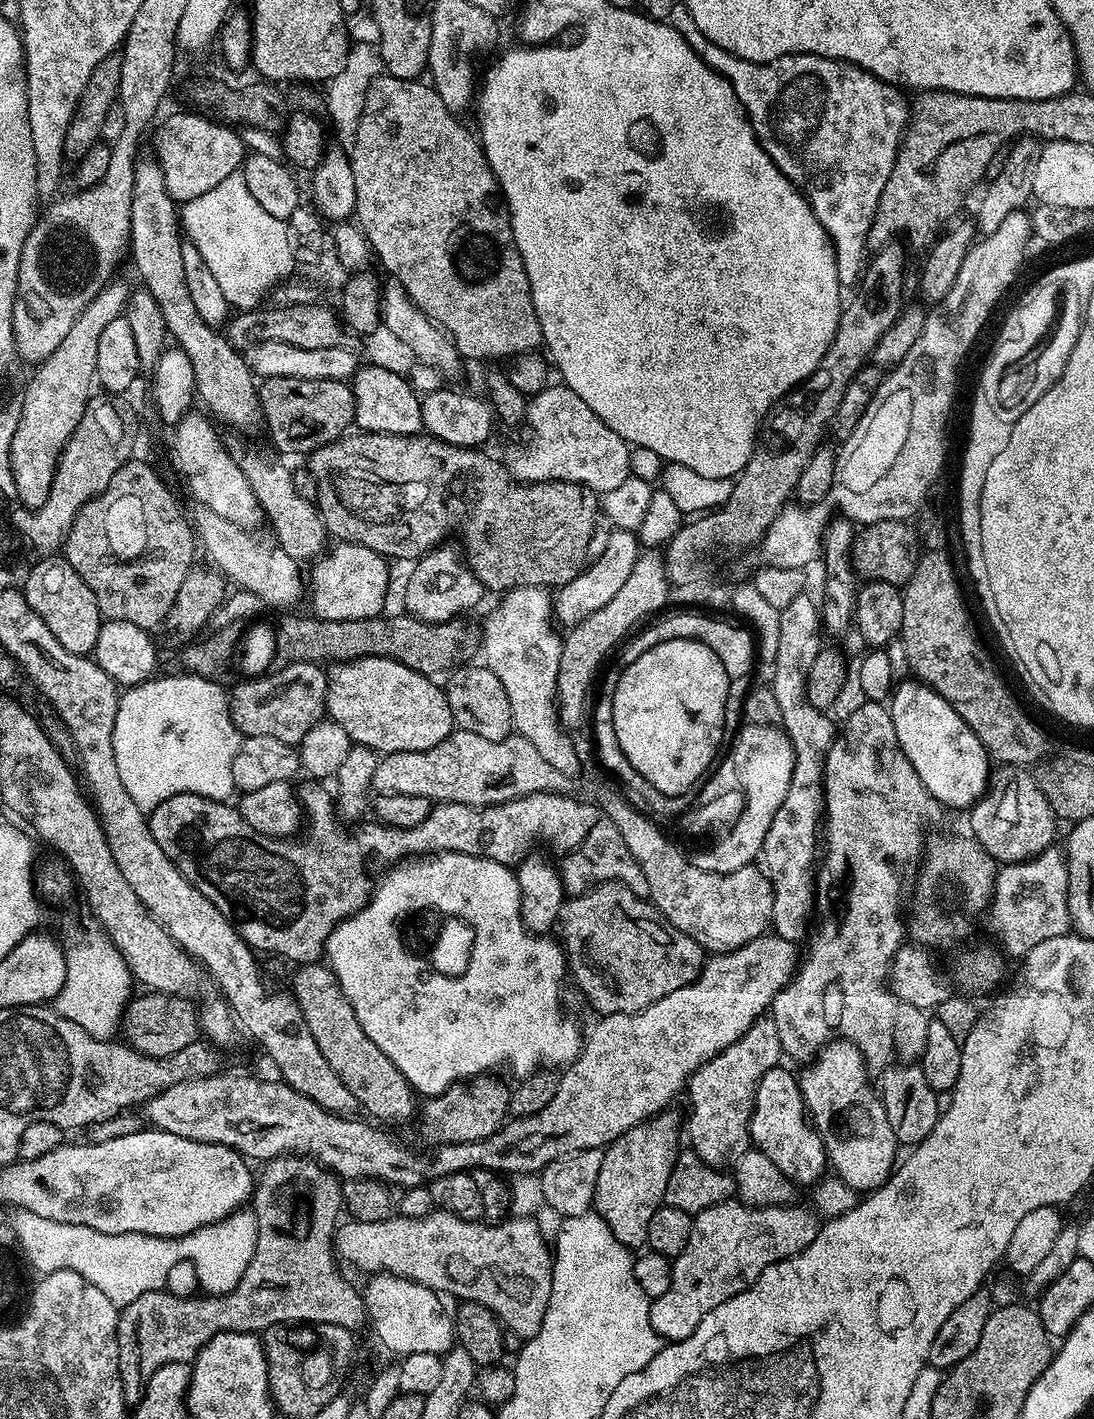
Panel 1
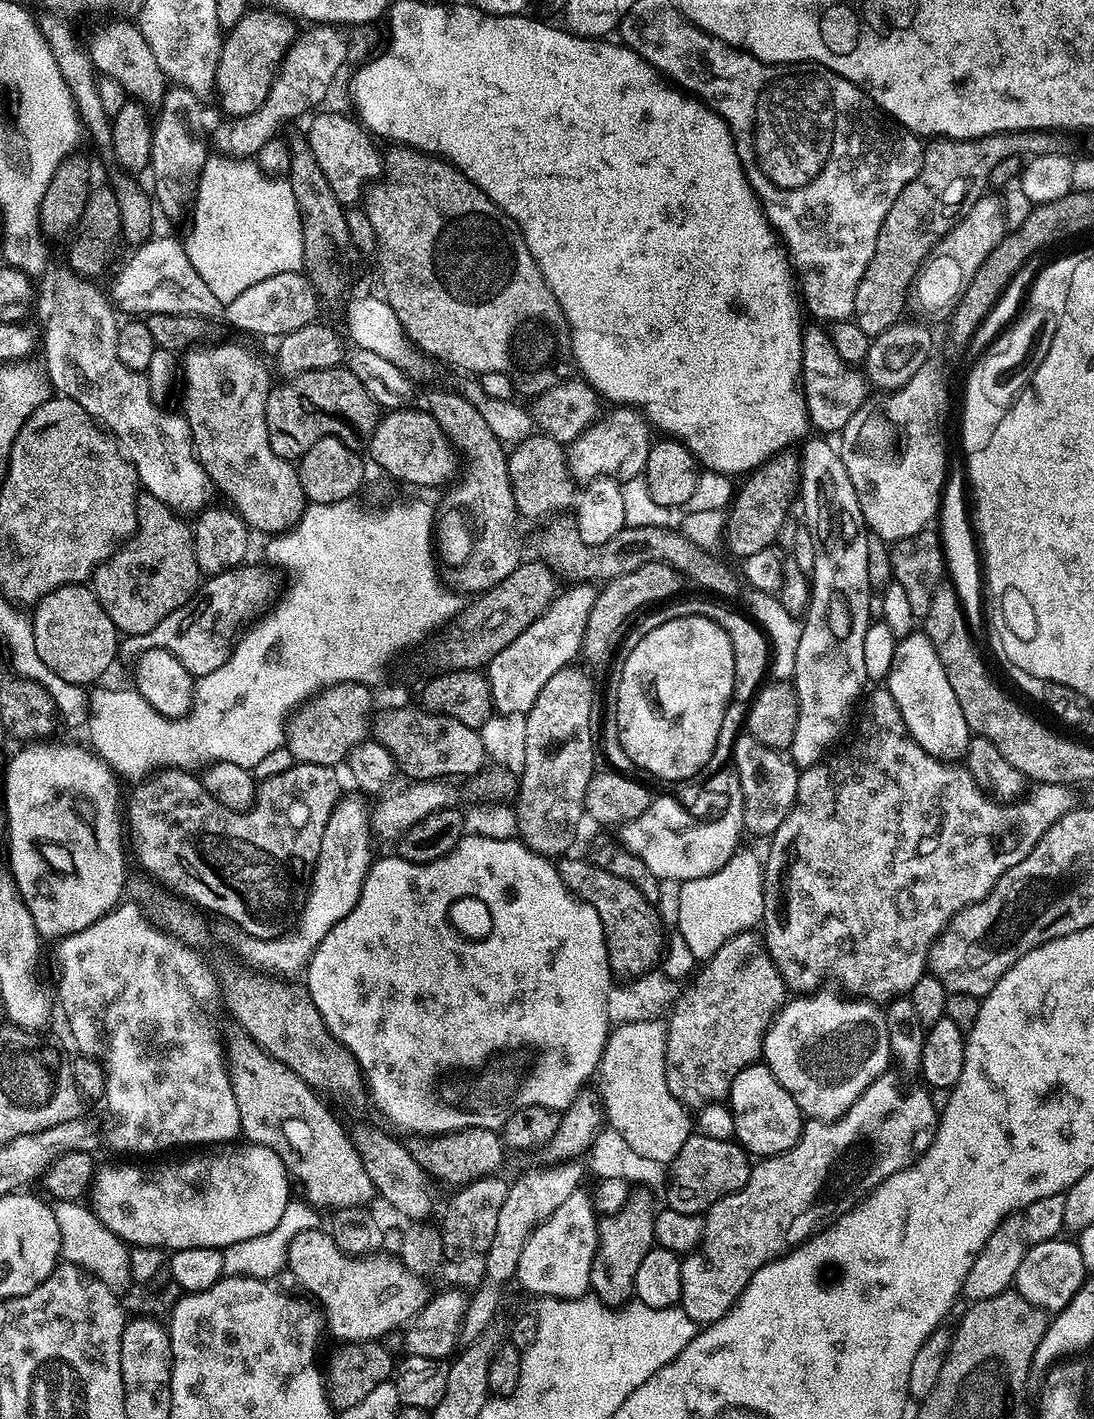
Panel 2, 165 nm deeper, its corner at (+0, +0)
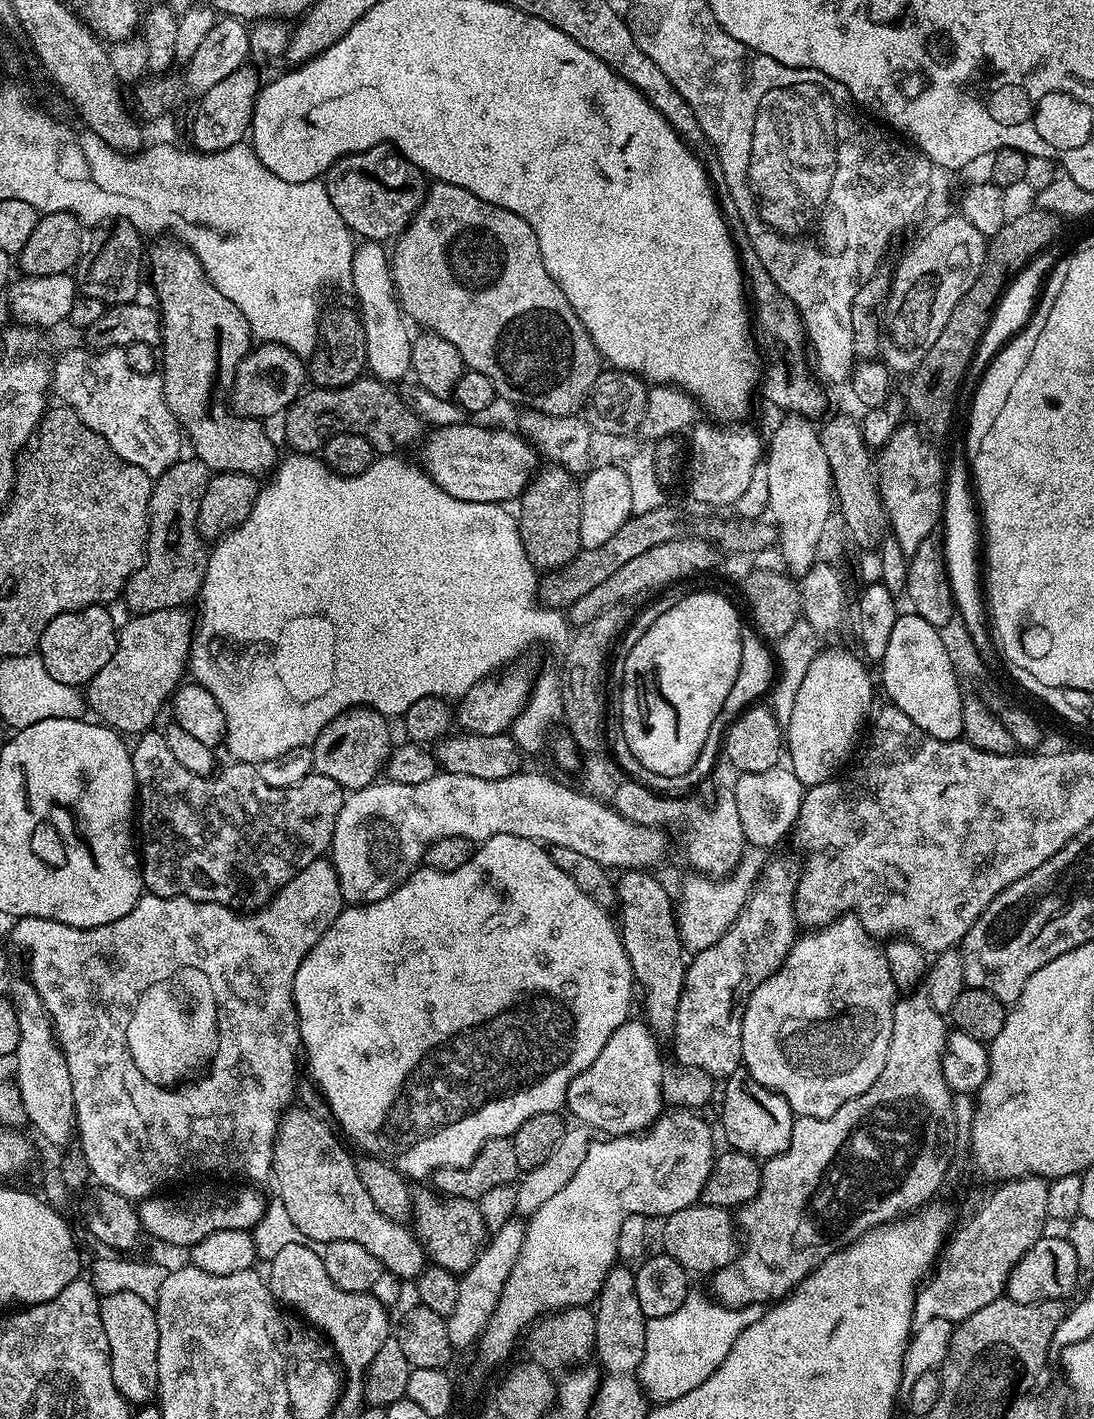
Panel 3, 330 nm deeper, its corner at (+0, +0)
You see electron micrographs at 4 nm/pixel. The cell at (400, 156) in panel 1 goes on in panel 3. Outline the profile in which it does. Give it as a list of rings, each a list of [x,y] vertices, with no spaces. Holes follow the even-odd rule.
[[[436,182],[427,189],[420,208],[417,209],[415,216],[404,228],[404,231],[396,237],[394,247],[390,252],[392,282],[396,286],[396,299],[400,302],[401,313],[413,325],[421,324],[419,326],[421,329],[437,332],[448,342],[454,342],[458,354],[462,354],[465,365],[471,371],[486,374],[490,378],[490,382],[494,382],[494,390],[501,401],[509,400],[512,404],[526,404],[527,409],[546,415],[571,416],[577,411],[576,407],[580,403],[583,405],[589,399],[589,392],[602,371],[600,351],[594,346],[586,326],[582,326],[578,314],[574,314],[574,310],[570,306],[566,294],[562,294],[558,282],[554,282],[554,278],[550,278],[550,274],[546,270],[546,262],[542,262],[542,254],[538,250],[538,238],[534,234],[534,230],[530,230],[530,226],[525,220],[518,218],[518,214],[494,206],[462,186]]]

